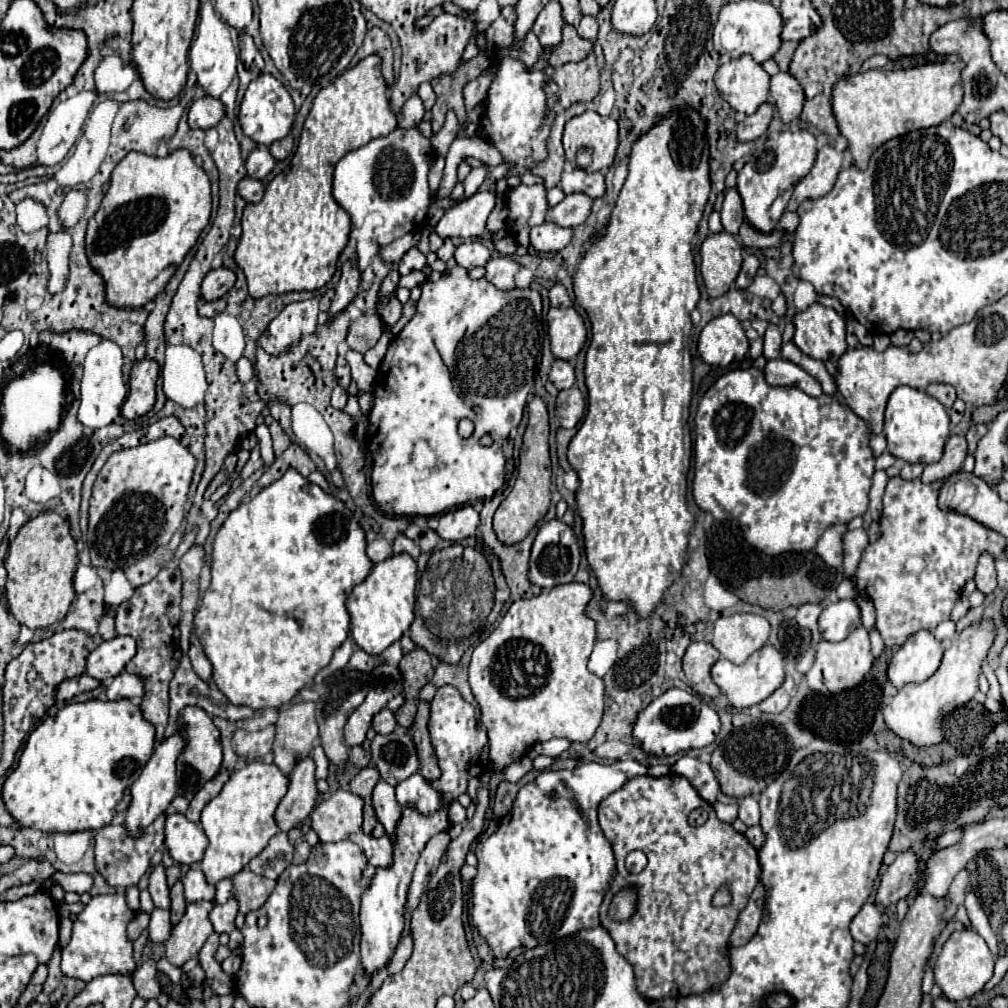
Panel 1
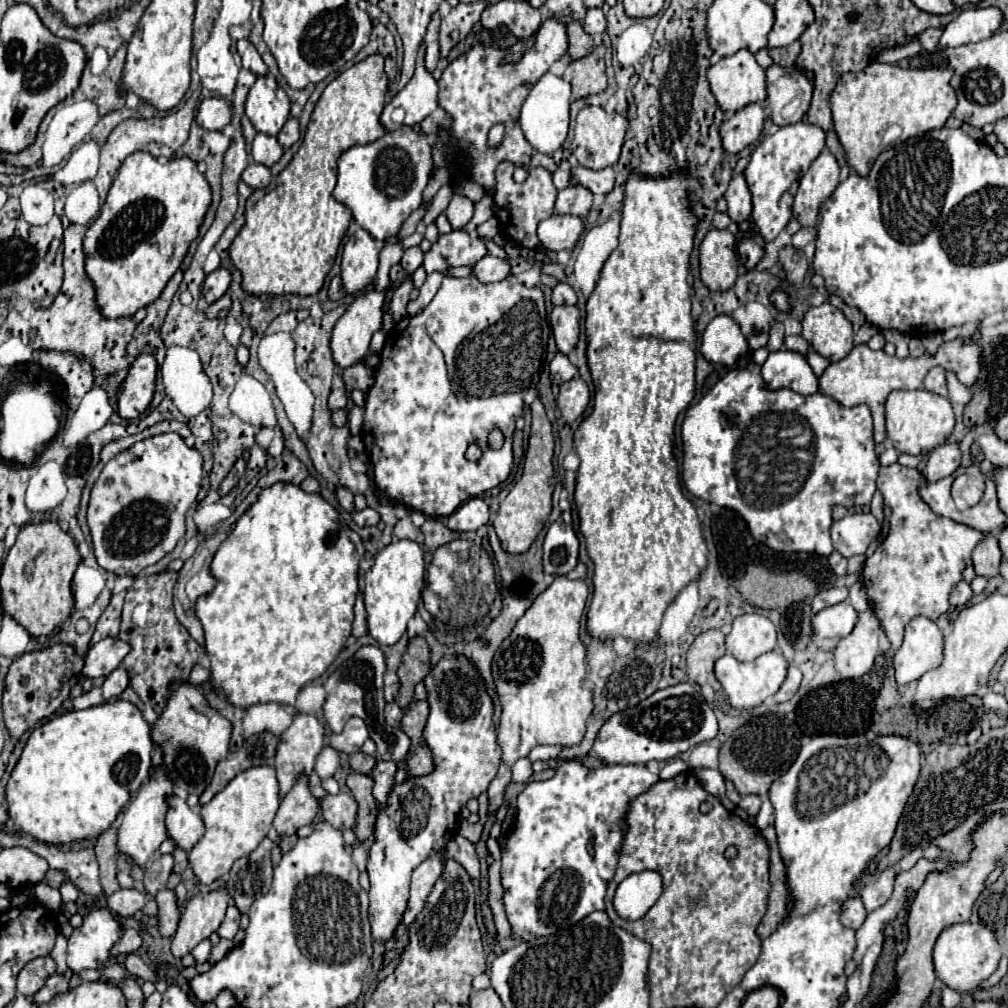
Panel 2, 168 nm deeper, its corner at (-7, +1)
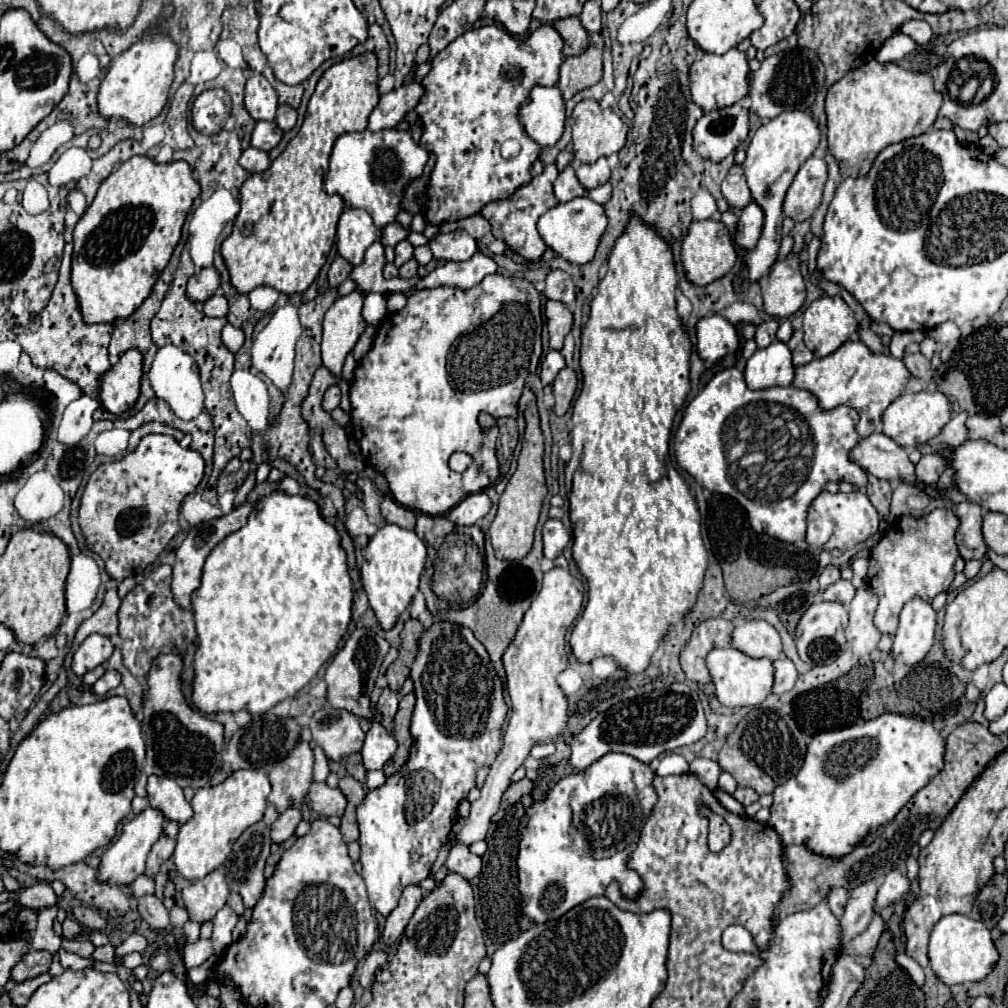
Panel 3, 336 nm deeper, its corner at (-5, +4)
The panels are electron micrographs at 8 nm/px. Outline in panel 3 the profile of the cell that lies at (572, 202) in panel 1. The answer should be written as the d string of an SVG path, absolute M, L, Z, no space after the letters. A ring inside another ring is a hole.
M567 166L567 168L559 174L559 178L555 180L553 186L555 186L555 196L557 196L559 202L569 202L569 200L585 194L585 188L579 184L573 166Z

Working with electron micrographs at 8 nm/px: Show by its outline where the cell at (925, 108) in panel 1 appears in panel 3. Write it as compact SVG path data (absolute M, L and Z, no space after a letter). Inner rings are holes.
M873 58L845 74L829 88L825 100L829 152L841 164L841 174L865 176L883 148L929 130L941 104L943 96L933 88L933 78L927 72L903 70L893 62L881 64Z

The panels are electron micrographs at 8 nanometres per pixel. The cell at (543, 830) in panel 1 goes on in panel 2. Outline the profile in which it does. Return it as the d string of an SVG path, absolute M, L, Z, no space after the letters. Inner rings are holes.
M563 761L557 767L557 771L555 771L555 775L551 779L527 783L527 787L519 793L519 799L517 799L517 809L519 811L517 811L515 829L507 837L507 841L503 841L503 847L501 847L501 881L503 881L503 889L505 889L503 903L505 903L505 913L507 913L507 919L511 923L511 929L513 929L513 933L519 939L531 941L531 939L541 937L541 935L551 935L551 933L555 933L561 927L567 927L567 925L577 923L579 919L583 919L591 911L605 909L603 899L605 899L607 883L615 875L617 861L619 861L619 853L621 853L621 845L623 845L623 831L621 831L621 817L619 815L627 815L629 813L629 807L631 807L631 801L635 797L639 797L639 793L645 793L657 781L659 781L659 775L651 773L645 765L603 765L603 767L595 769L595 771L591 771L591 769L583 767L577 761Z

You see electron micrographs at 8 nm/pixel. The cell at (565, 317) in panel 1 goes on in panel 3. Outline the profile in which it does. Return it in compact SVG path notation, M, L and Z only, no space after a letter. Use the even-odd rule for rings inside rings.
M547 300L545 316L547 316L547 326L549 326L549 344L553 350L561 350L563 338L573 328L573 314L563 302Z

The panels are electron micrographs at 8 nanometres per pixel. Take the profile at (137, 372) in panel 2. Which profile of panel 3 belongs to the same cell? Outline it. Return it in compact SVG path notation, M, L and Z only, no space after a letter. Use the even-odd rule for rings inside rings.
M127 350L119 362L101 378L101 406L111 414L125 414L133 408L141 392L143 378L143 354L139 350Z

